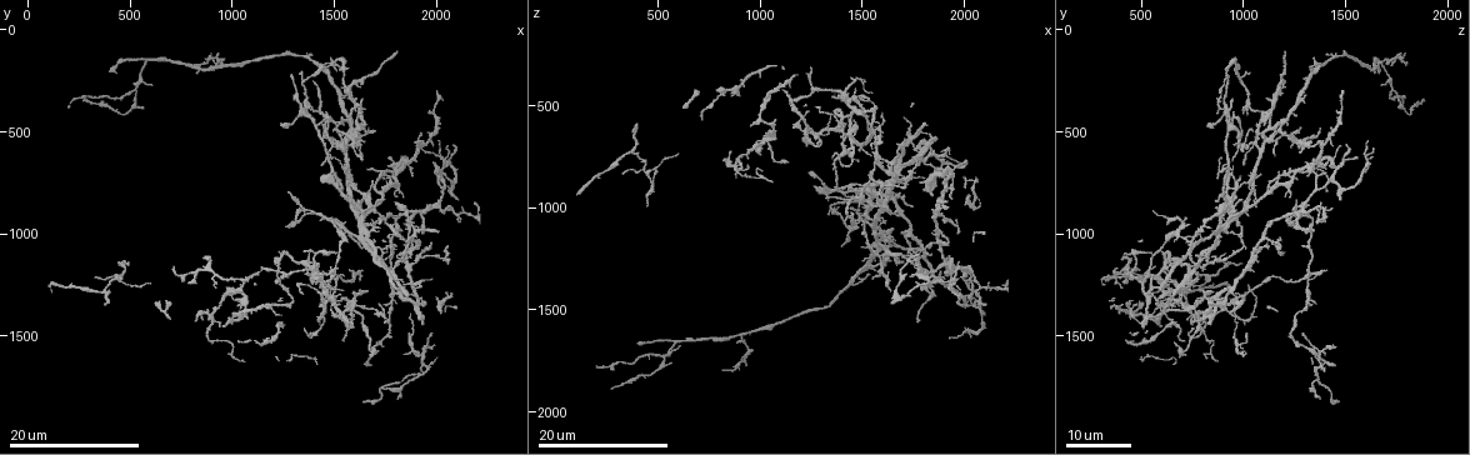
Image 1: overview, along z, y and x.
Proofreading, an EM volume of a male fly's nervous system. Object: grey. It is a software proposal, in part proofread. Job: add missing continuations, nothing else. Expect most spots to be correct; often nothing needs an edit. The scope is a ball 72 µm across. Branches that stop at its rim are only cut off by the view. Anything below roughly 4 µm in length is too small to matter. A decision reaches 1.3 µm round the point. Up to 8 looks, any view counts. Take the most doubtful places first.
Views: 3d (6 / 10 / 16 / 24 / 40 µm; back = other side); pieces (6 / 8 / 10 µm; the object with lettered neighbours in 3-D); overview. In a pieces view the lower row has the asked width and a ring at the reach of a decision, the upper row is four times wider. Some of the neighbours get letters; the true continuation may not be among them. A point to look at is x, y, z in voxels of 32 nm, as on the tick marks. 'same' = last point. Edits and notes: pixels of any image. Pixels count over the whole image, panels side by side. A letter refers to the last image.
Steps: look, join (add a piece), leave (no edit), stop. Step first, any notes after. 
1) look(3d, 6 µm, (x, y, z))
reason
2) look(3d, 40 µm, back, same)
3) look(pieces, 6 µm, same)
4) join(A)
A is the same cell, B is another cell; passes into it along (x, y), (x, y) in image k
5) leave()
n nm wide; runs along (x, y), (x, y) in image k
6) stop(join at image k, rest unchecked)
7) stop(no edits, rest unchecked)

look(3d, 16 µm, (1820, 1120, 1180))
free end

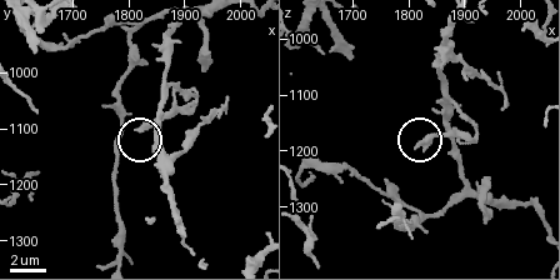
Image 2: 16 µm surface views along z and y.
look(pieces, 8 µm, (1815, 1100, 1190))

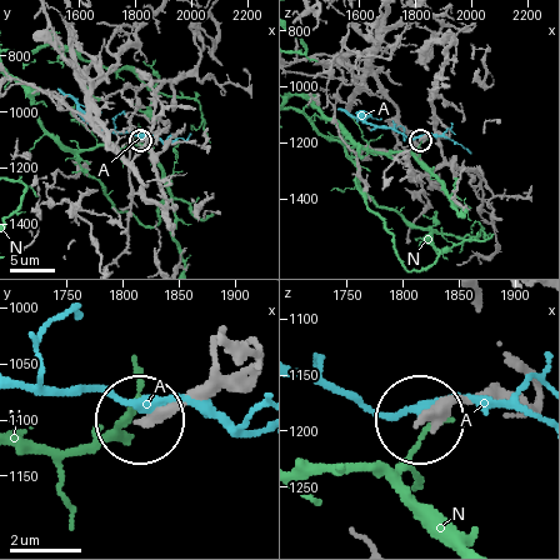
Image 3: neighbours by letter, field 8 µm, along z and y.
leave()
260 nm wide; A and N are other cells; none of them fits

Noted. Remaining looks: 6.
look(3d, 16 µm, (1970, 1050, 1120))
branch stops here

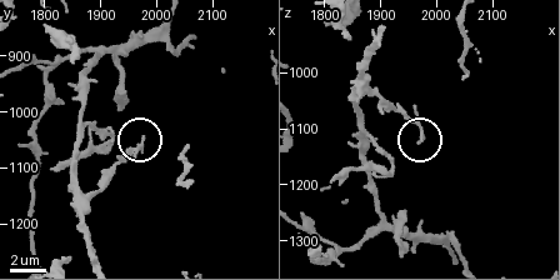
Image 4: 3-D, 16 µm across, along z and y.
look(pieces, 8 µm, (1975, 1050, 1110))

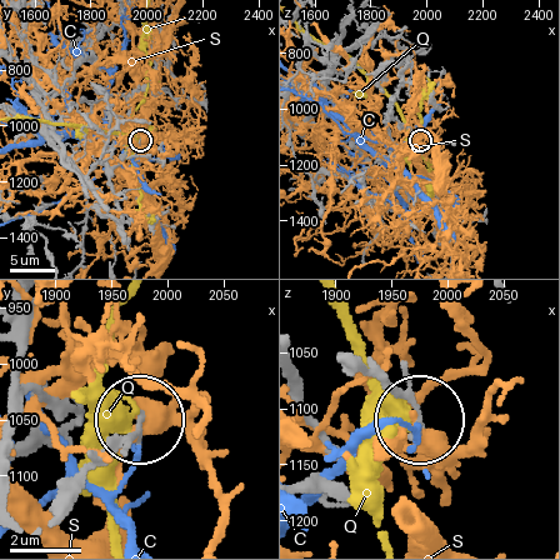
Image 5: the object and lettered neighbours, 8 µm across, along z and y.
leave()
C, Q and S are other cells; runs along (366, 364), (420, 418) in image 5; no lettered piece goes on from it

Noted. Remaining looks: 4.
look(3d, 16 µm, (1710, 510, 1270))
an open end

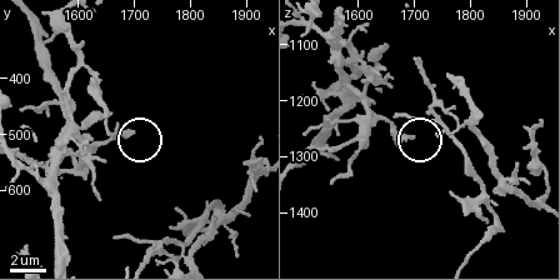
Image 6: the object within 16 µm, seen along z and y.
look(pieces, 10 µm, (1700, 500, 1270))

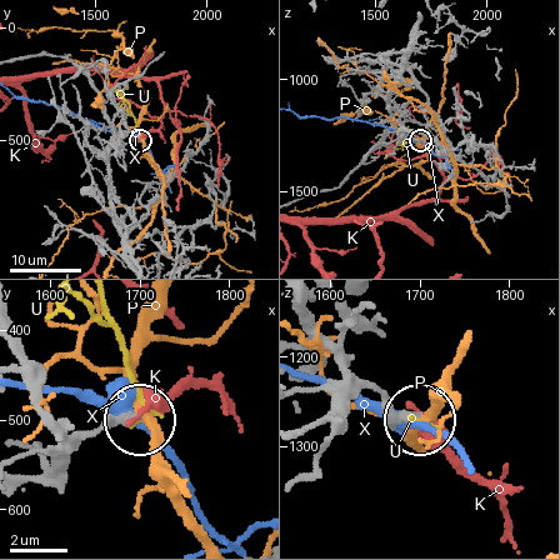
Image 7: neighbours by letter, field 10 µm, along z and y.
leave()
K, P, U and X are other cells; runs along (58, 423), (100, 430), (134, 423) in image 7; none of them fits

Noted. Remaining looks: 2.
look(3d, 24 µm, (1120, 1190, 770))
branch stops here

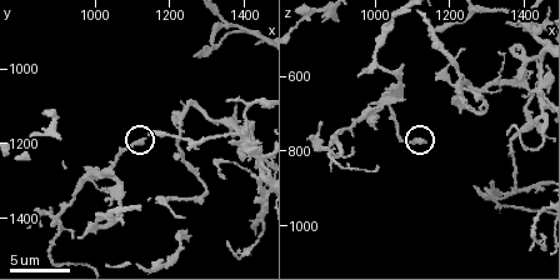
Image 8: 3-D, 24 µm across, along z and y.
look(pieces, 8 µm, (1120, 1190, 770))

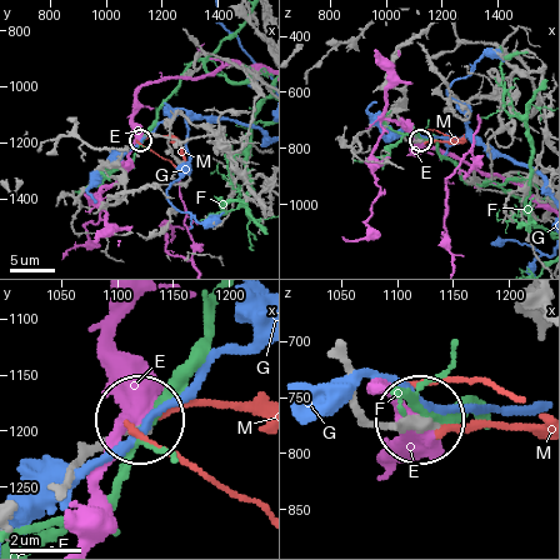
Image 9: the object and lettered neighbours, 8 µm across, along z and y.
join(M)
M is the same cell, E, F and G are other cells; it goes on there

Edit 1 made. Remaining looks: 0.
stop(join at image 9, rest unchecked)

